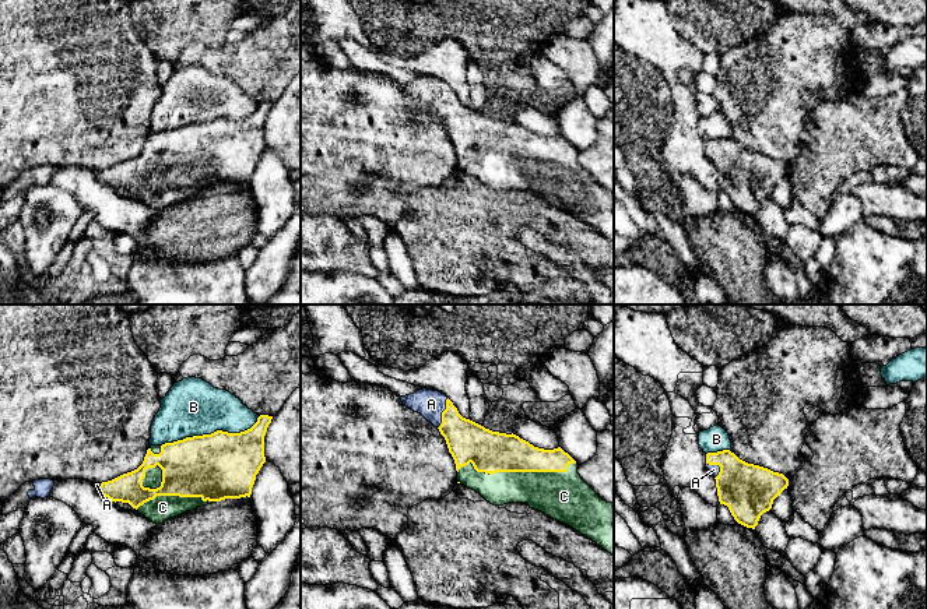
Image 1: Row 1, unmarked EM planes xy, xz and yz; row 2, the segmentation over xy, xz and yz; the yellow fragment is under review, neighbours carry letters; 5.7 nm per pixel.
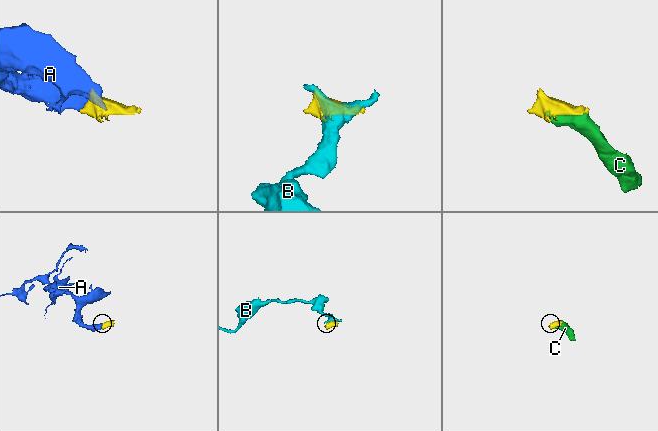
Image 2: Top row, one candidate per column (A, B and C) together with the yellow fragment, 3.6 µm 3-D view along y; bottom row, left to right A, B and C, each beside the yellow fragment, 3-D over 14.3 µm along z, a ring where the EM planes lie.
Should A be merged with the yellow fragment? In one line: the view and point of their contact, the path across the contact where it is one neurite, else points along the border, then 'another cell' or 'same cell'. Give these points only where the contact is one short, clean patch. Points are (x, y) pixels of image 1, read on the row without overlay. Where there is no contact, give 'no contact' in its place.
contact xz (442, 101); same cell

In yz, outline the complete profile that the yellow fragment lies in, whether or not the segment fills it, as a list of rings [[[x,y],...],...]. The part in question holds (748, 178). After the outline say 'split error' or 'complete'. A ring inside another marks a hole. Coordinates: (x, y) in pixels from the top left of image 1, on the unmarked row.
[[[730,137],[707,140],[706,155],[716,166],[720,191],[728,194],[738,211],[752,217],[789,173],[783,161],[748,151]]]; split error

